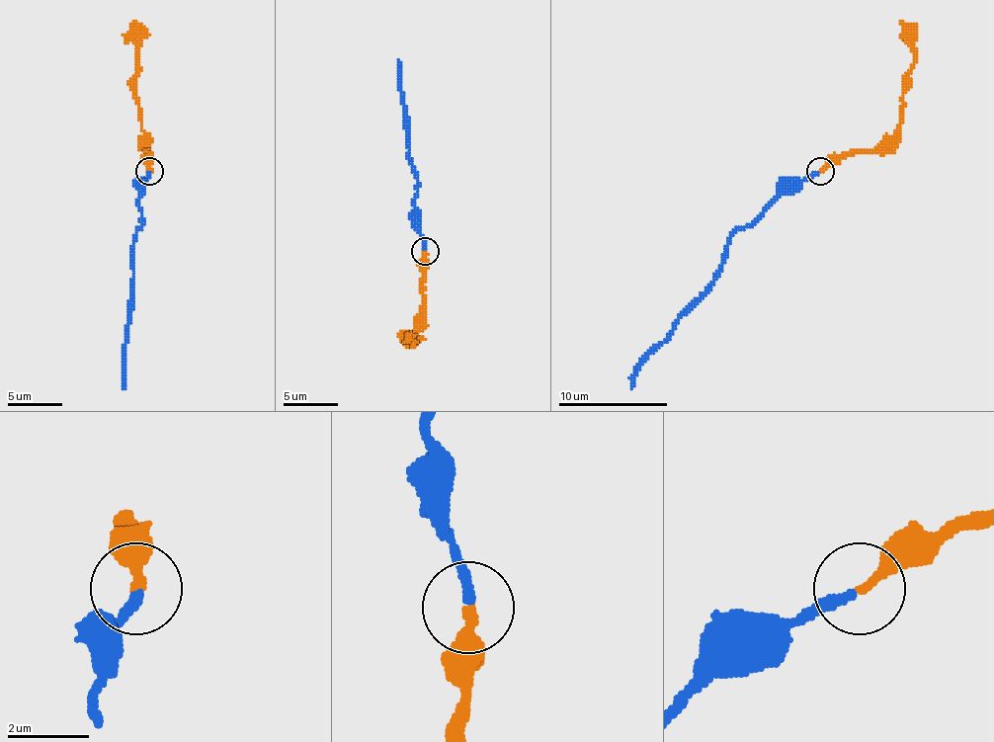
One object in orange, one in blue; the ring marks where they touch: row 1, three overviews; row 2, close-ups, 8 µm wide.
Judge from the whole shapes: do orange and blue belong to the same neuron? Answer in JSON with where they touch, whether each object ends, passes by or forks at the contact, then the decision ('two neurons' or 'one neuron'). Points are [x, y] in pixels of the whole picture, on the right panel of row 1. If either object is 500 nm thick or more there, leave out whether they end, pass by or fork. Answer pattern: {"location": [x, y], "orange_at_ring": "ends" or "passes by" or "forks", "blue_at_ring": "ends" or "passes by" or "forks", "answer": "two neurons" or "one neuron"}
{"location": [820, 171], "orange_at_ring": "ends", "blue_at_ring": "ends", "answer": "one neuron"}

